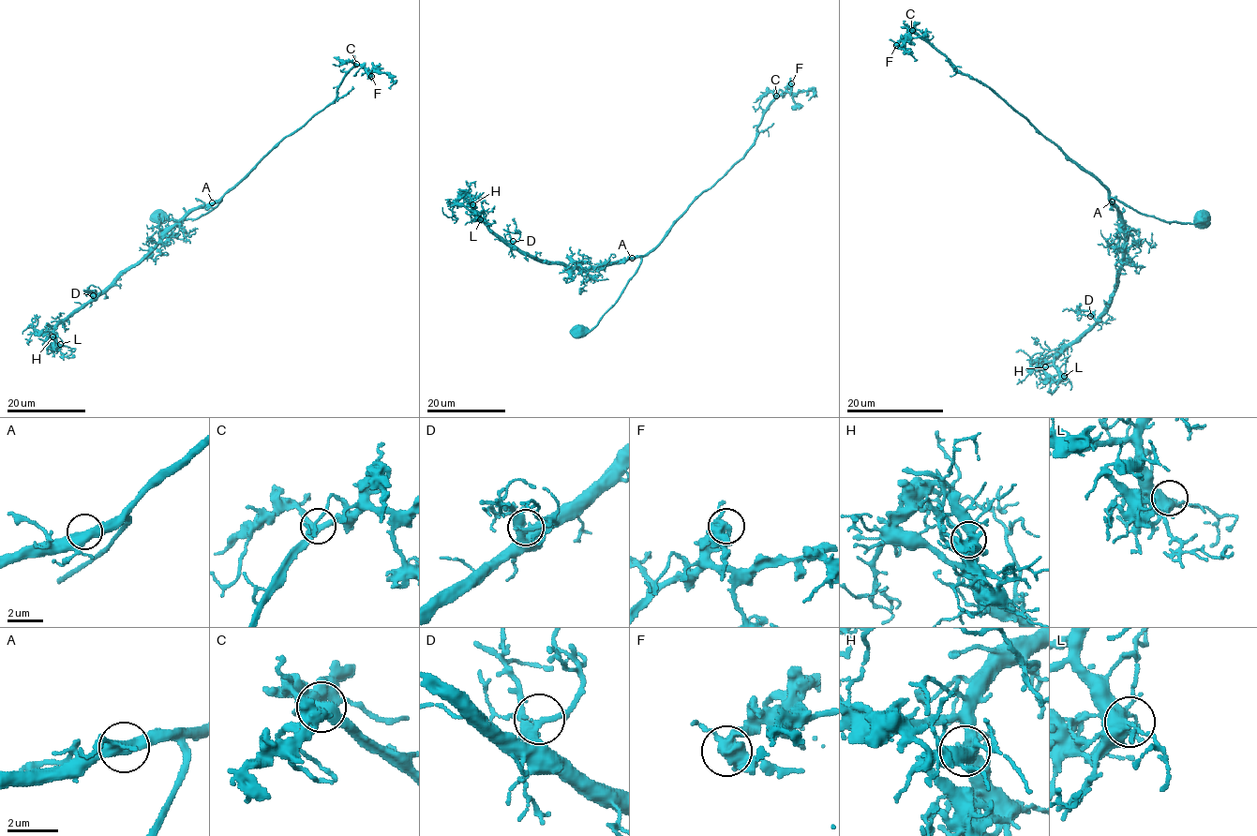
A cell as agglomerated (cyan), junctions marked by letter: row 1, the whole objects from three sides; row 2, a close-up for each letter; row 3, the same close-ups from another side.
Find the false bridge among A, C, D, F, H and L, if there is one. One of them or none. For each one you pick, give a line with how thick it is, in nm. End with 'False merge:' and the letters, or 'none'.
False merge: none

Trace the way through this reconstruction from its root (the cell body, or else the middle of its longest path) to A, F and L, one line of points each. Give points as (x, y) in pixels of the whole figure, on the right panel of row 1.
A: (1200, 219), (1196, 218), (1200, 221), (1192, 223), (1164, 222), (1138, 213), (1115, 199), (1111, 198), (1111, 201)
F: (1200, 219), (1164, 222), (1114, 199), (1024, 116), (987, 86), (961, 73), (919, 35), (910, 33), (896, 45)
L: (1200, 219), (1164, 222), (1110, 199), (1123, 233), (1117, 288), (1099, 318), (1055, 360), (1064, 377)

